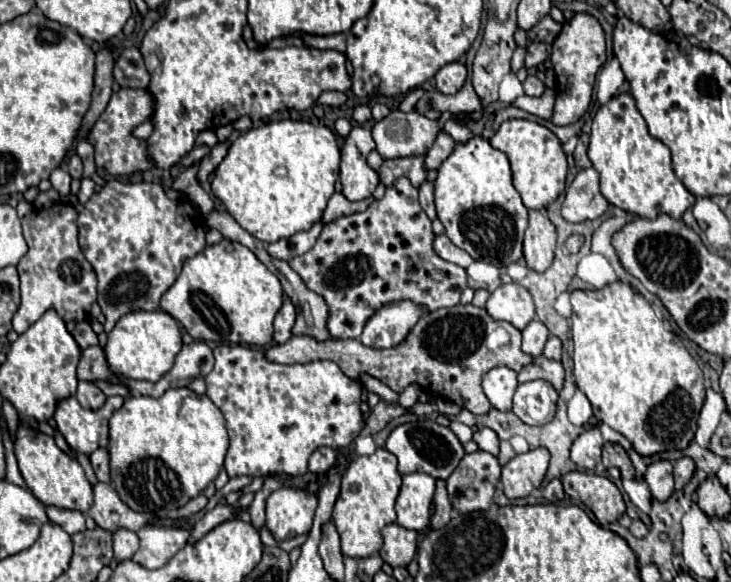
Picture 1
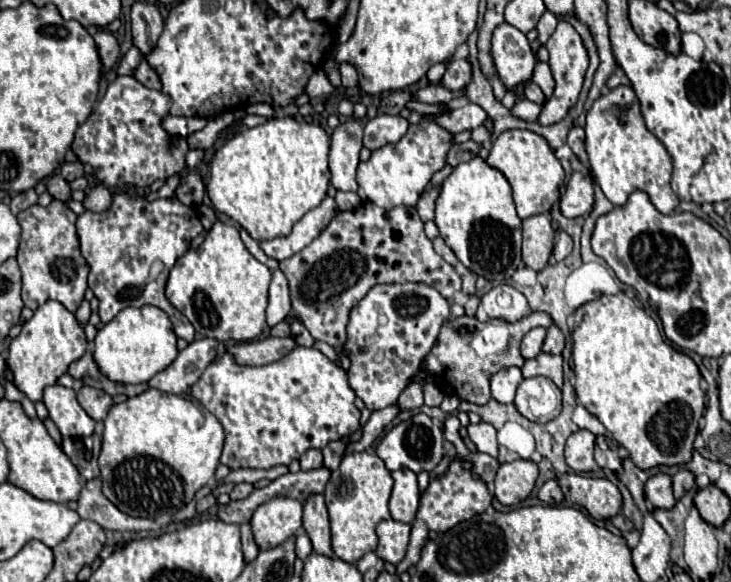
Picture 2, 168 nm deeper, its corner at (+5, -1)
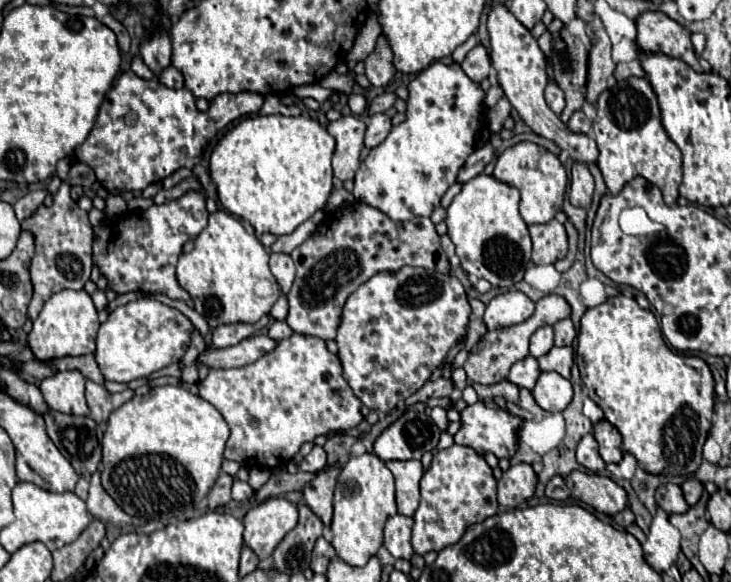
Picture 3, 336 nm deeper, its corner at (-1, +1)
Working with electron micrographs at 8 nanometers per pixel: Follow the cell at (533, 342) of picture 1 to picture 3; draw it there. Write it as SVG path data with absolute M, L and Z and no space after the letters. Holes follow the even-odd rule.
M549 325L539 327L531 335L531 355L537 359L537 357L545 355L551 347L553 347L553 327L549 327Z

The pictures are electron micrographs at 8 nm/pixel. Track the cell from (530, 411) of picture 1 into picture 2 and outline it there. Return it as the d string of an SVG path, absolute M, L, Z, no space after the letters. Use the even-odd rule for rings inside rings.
M545 377L523 379L517 389L515 405L527 419L547 423L561 413L561 389Z

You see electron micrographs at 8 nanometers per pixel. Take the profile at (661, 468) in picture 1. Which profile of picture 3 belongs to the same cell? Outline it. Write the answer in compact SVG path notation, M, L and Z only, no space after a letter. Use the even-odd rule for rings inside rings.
M675 483L661 485L655 493L655 499L657 499L657 505L667 513L685 513L689 509L687 501L683 499L681 487Z

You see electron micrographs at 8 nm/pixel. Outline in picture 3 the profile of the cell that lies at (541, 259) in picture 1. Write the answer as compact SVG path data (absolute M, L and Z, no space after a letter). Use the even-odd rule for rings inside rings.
M557 219L541 225L529 225L529 233L533 239L533 263L547 265L567 255L565 227Z

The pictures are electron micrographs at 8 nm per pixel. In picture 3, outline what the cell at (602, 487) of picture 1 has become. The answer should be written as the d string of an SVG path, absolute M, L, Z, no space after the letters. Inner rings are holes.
M571 471L565 483L575 499L591 505L595 511L615 515L627 507L627 493L609 477L589 475L583 471Z

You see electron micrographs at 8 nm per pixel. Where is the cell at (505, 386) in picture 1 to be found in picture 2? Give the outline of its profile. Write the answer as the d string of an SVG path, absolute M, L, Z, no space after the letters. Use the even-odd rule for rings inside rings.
M507 367L501 369L497 375L493 375L491 379L491 393L493 399L497 399L499 403L513 403L515 399L515 391L519 387L519 383L523 381L521 369L519 367Z

